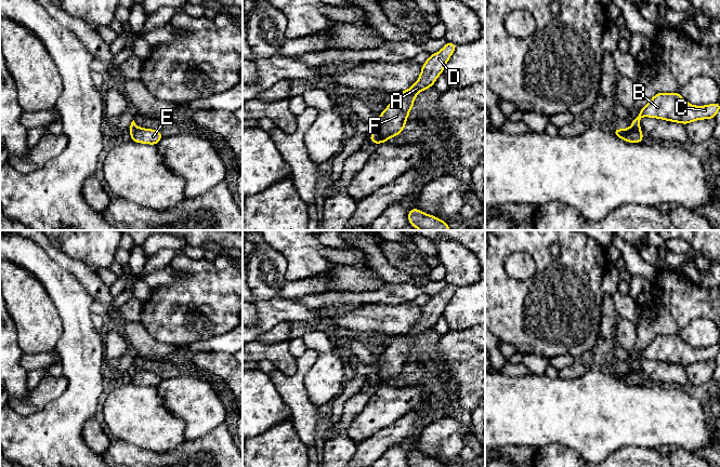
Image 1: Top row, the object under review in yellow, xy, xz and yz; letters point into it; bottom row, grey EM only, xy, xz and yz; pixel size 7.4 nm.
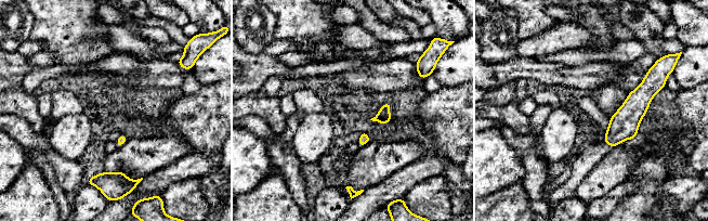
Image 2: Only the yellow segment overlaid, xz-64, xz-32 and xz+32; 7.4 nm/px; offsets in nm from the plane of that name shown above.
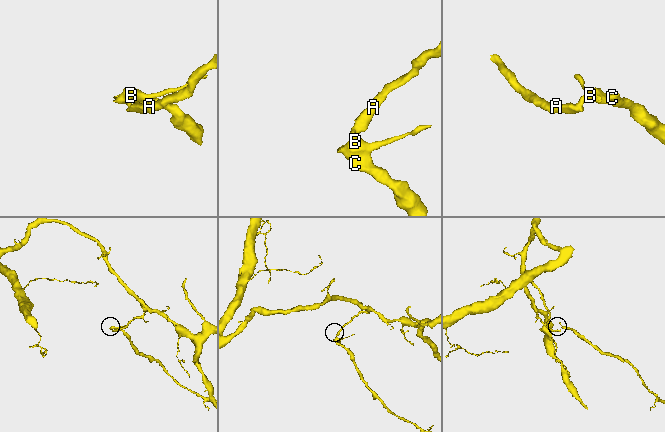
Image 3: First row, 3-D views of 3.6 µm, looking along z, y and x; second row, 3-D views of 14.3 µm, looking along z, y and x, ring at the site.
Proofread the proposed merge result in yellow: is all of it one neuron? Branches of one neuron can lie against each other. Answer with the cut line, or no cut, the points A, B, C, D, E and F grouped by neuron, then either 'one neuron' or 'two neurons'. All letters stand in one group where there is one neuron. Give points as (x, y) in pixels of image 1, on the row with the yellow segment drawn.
cut xz (374, 130), (377, 143); groups A D E F / B C; two neurons

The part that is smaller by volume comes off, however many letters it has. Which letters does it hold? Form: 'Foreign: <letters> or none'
Foreign: B, C

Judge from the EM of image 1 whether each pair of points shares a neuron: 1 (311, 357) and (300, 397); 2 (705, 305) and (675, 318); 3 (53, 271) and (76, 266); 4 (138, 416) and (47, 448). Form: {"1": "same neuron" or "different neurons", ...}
{"1": "same neuron", "2": "same neuron", "3": "different neurons", "4": "different neurons"}

